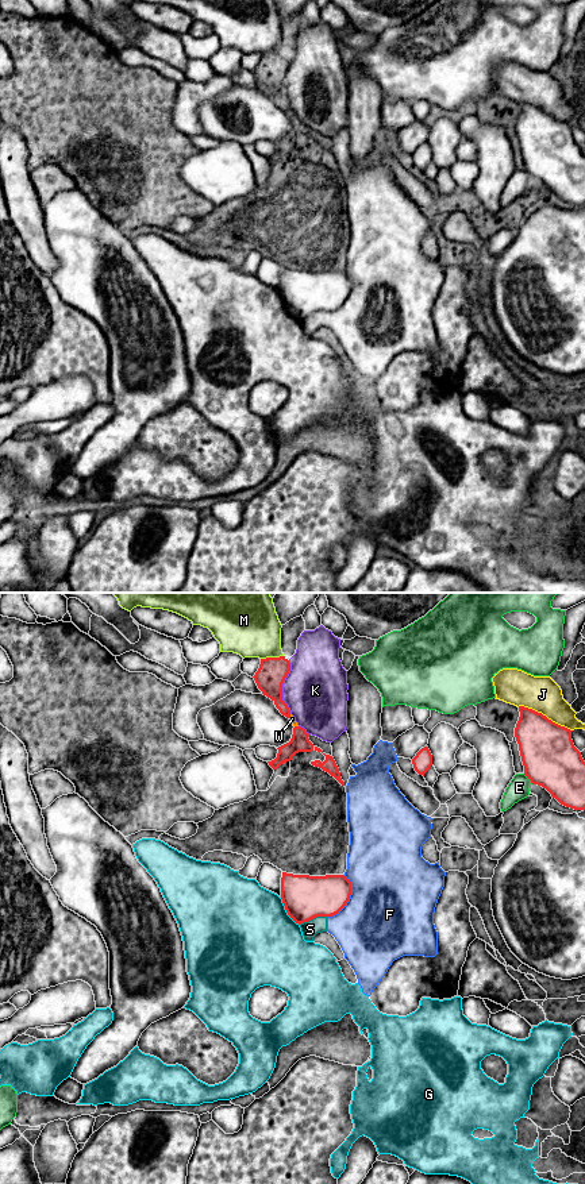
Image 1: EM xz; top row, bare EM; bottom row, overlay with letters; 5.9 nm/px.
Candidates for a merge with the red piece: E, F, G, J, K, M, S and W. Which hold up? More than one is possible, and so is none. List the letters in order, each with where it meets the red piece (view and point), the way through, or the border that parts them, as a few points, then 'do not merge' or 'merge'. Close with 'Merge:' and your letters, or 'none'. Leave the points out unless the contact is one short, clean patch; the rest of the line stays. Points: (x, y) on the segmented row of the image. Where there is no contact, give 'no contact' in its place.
E: xz (528, 778) | do not merge
F: xz (349, 898) | do not merge
G: xz (287, 911) | do not merge
J: xz (545, 716) | do not merge
K: xz (281, 687) | do not merge
M: xz (272, 658) | do not merge
S: xz (314, 917) | along xz (327, 917), (314, 917), (300, 925) | do not merge
W: xz (289, 717) | do not merge
Merge: none

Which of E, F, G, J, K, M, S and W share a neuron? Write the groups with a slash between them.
E / F S / G / J / K / M / W

